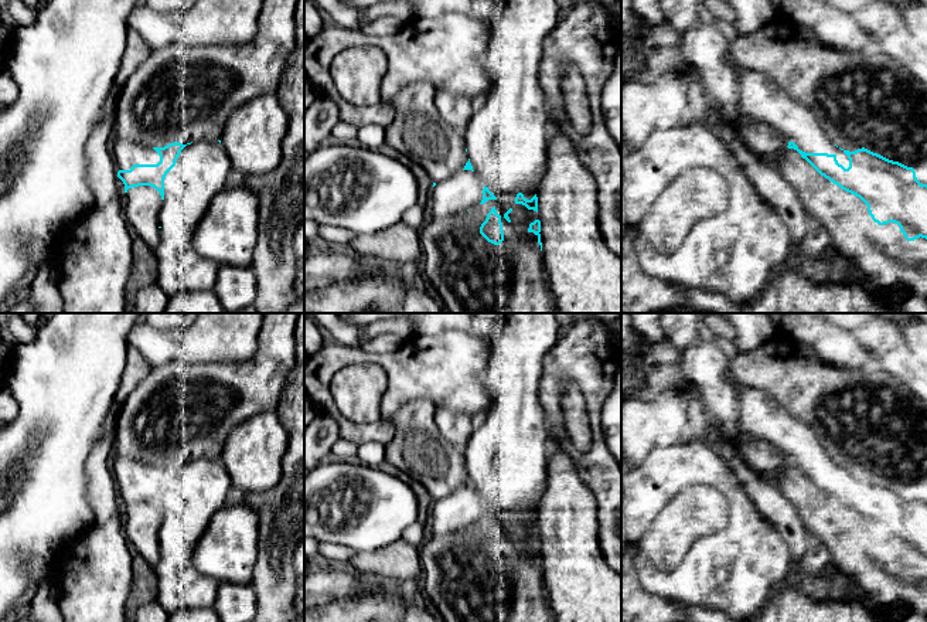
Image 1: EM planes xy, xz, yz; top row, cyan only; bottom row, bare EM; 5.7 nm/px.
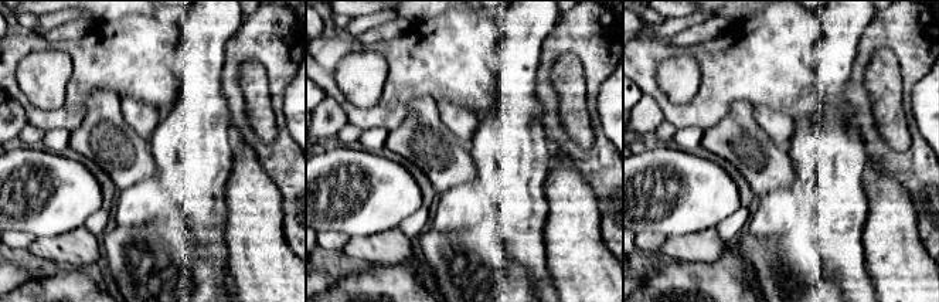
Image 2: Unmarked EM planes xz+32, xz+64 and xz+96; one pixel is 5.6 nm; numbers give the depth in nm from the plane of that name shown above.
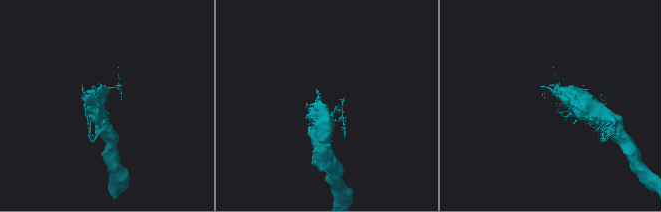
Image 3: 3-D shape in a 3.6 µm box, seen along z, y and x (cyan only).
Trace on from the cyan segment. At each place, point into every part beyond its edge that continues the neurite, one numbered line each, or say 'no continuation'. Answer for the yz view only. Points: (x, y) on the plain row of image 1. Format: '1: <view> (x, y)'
1: yz (762, 418)

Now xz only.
1: xz (463, 507)

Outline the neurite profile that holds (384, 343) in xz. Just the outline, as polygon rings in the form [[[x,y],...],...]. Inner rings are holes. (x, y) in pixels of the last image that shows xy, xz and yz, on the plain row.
[[[381,334],[368,340],[362,349],[368,353],[388,353],[399,350],[403,343],[405,340],[396,334]]]

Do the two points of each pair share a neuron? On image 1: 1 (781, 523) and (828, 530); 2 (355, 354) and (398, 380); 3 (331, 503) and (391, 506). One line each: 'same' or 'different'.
1: different
2: same
3: same

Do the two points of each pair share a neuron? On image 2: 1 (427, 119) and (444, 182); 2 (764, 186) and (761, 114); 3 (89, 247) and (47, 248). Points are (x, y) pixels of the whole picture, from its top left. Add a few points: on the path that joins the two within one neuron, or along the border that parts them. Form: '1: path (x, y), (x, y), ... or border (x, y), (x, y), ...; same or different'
1: path (427, 135), (427, 142), (441, 156), (441, 166); same
2: border (752, 112), (757, 124), (785, 149); different
3: path (80, 248), (64, 248), (61, 251), (57, 248); same

